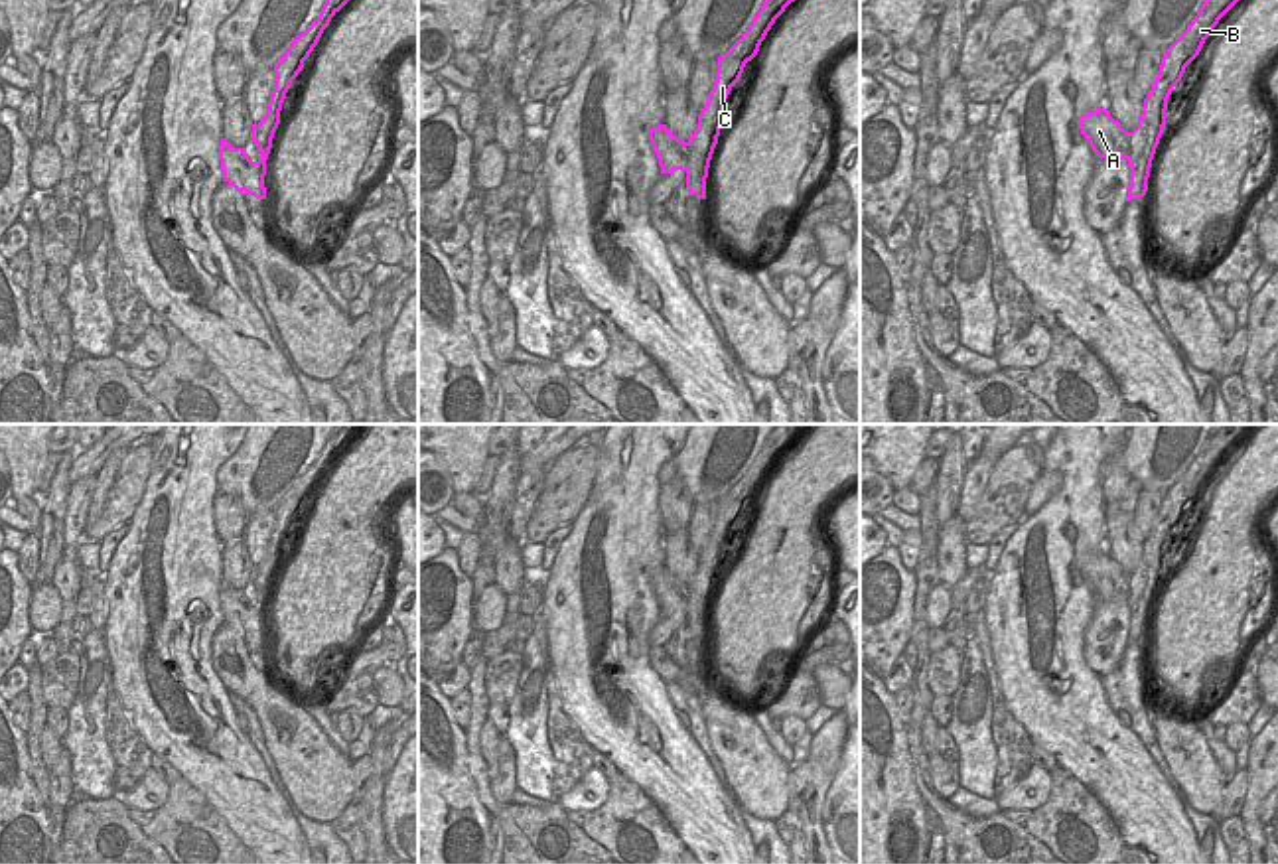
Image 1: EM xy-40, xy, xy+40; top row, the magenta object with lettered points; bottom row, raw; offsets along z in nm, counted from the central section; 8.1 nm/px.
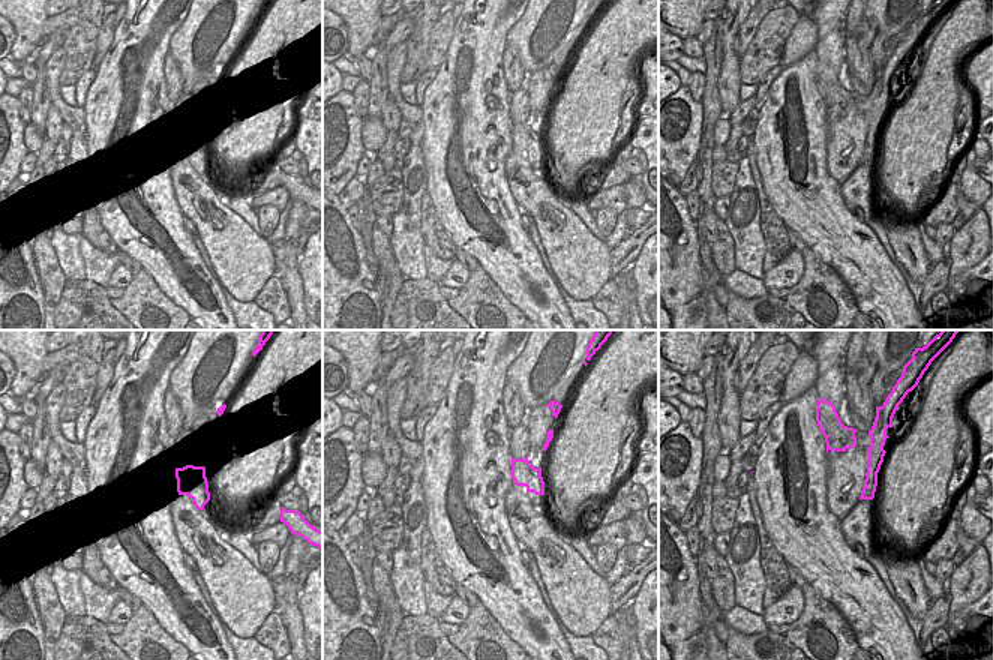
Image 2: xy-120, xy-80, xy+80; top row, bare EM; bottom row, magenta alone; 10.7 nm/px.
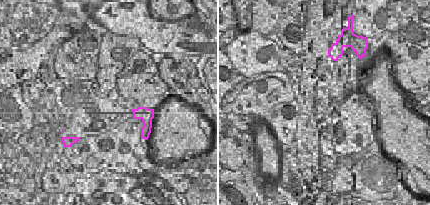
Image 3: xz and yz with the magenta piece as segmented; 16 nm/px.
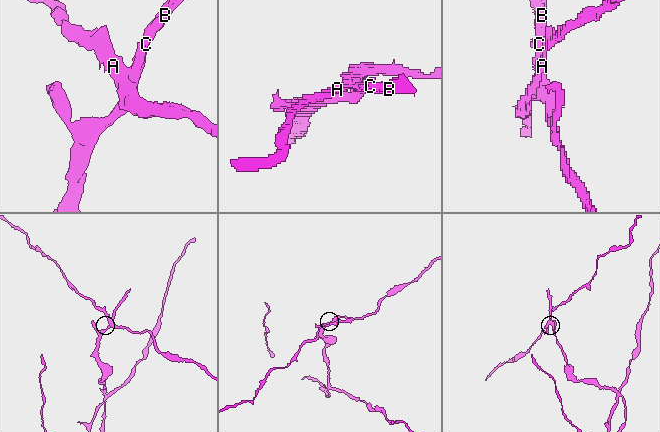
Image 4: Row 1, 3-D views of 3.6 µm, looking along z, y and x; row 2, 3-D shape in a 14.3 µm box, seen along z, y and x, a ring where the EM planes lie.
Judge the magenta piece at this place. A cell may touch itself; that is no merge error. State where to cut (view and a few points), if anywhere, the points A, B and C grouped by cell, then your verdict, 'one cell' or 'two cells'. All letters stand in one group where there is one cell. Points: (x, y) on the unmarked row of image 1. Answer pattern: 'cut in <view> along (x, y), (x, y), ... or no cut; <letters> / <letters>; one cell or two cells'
cut in xy along (689, 584), (689, 606), (685, 610); A / B C; two cells

